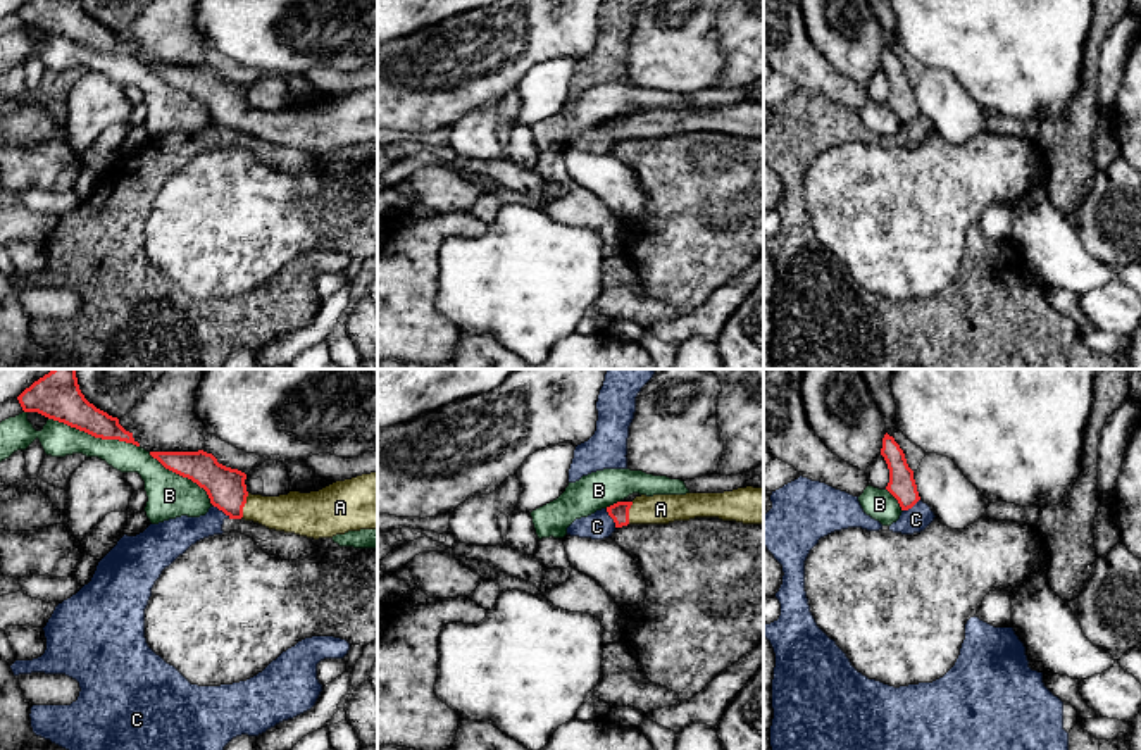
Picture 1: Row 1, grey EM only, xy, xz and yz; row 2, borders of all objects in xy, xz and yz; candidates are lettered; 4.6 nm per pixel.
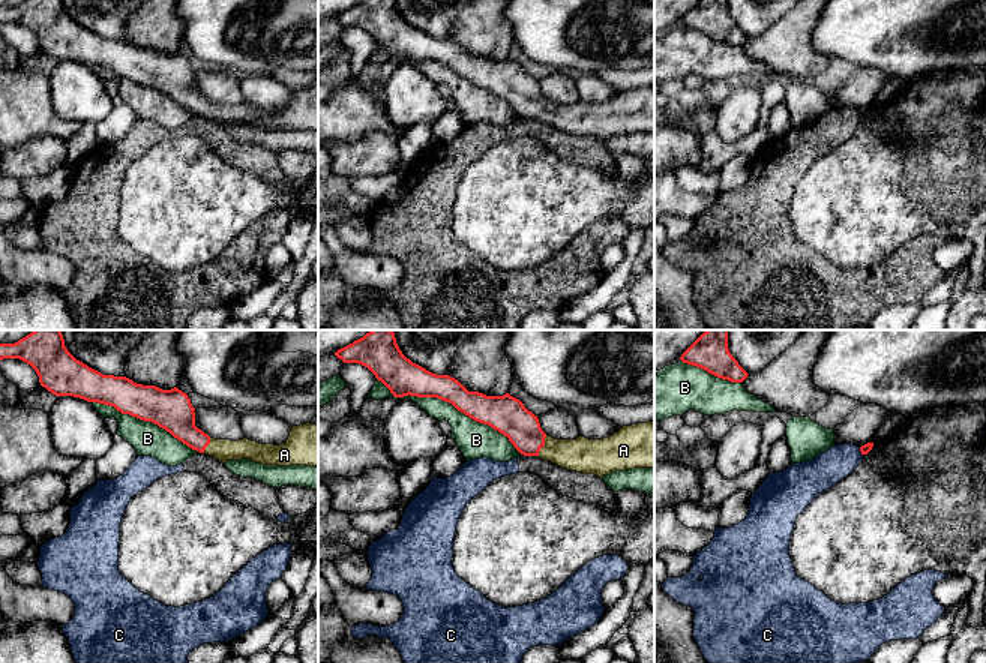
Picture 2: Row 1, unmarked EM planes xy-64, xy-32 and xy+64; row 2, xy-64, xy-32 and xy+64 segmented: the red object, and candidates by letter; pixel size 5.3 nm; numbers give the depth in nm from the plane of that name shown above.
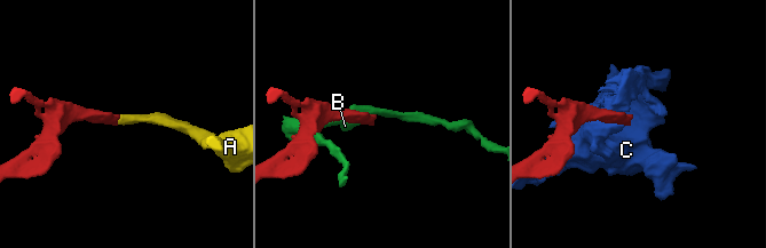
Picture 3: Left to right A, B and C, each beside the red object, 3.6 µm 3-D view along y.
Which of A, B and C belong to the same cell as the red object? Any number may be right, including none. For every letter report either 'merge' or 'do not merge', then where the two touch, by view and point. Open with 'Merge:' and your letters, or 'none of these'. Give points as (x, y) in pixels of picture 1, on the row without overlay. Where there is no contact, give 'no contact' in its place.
Merge: A
A: merge; contact xy (243, 119)
B: do not merge; contact xy (93, 49)
C: do not merge; contact xy (221, 123)

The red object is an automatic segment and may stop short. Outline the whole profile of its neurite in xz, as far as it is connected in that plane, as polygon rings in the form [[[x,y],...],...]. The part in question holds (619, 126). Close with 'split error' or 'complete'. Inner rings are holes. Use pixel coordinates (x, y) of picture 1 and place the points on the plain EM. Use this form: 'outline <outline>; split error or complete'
outline [[[738,102],[724,107],[636,110],[607,121],[615,141],[627,138],[669,138],[695,131],[719,131],[743,138],[764,138],[764,102]]]; split error

